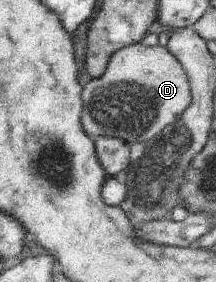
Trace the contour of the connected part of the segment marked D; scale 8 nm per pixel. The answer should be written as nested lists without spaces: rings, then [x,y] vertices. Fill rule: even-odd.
[[[138,42],[118,50],[113,55],[104,76],[93,78],[86,84],[84,93],[86,109],[85,128],[94,139],[102,136],[122,138],[128,143],[142,142],[144,145],[156,139],[167,127],[179,123],[180,115],[192,105],[192,85],[181,60],[168,47],[148,46]]]

